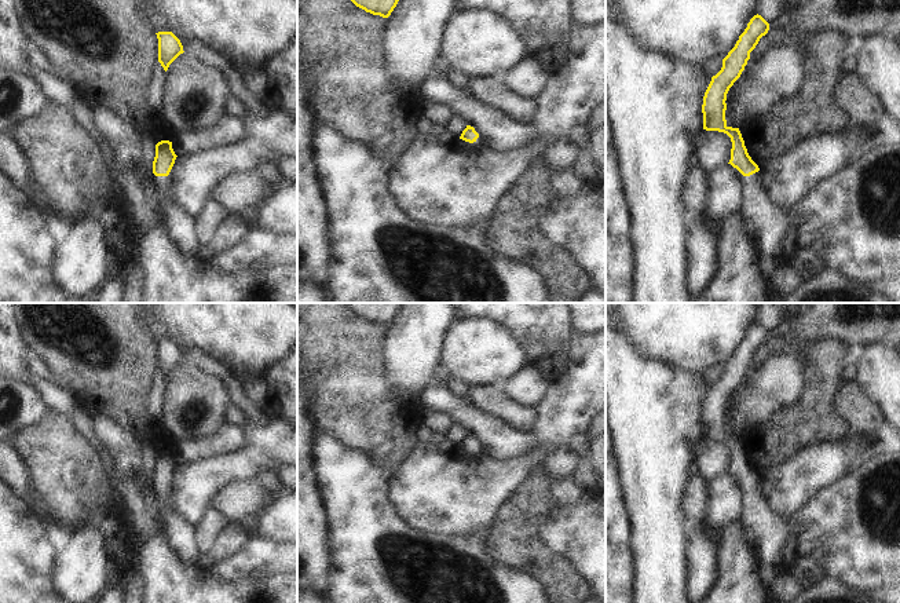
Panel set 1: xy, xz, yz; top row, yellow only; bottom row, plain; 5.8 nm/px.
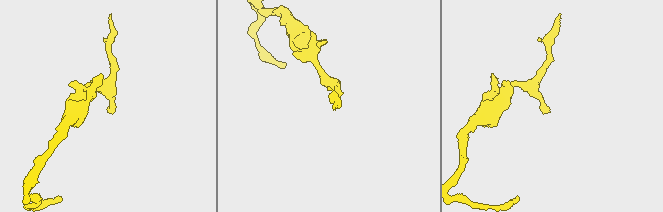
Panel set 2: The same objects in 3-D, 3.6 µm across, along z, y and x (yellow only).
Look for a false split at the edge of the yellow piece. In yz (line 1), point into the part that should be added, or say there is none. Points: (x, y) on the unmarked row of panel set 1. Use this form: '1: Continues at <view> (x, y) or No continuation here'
1: Continues at yz (765, 532).

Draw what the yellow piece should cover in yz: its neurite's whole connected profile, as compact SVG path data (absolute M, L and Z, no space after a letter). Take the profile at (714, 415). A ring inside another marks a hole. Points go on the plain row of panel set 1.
M754 324L735 355L722 368L721 379L711 385L705 401L702 421L703 438L724 441L731 446L731 472L742 482L743 504L740 526L743 541L753 549L760 564L760 577L767 586L773 586L782 575L786 545L790 540L790 523L775 512L767 501L758 474L751 468L739 436L727 434L727 402L740 385L750 361L769 339L769 332Z

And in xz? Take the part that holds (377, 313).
M347 303L359 317L373 324L388 326L402 303Z

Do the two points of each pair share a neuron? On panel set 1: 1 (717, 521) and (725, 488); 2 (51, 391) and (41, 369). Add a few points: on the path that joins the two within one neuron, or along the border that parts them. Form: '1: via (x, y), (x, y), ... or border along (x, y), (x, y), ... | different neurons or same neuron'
1: via (723, 512), (725, 496) | same neuron
2: border along (33, 373), (54, 384) | different neurons

